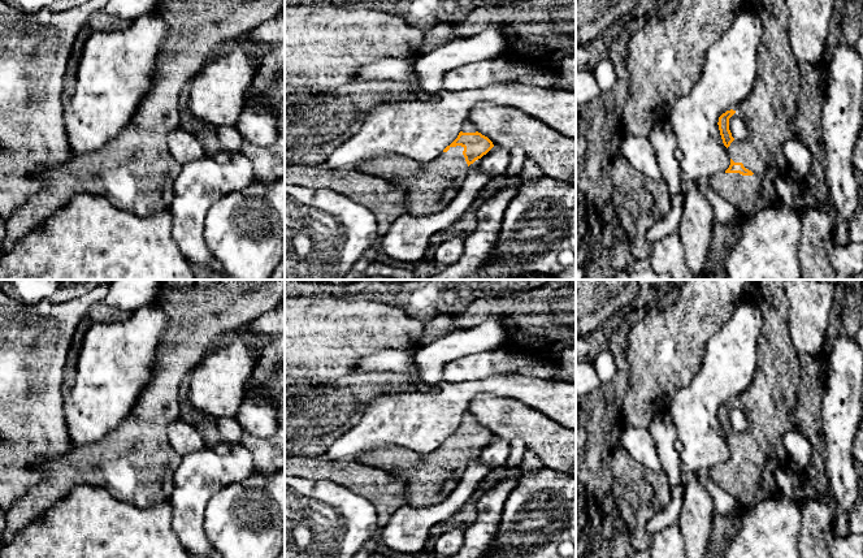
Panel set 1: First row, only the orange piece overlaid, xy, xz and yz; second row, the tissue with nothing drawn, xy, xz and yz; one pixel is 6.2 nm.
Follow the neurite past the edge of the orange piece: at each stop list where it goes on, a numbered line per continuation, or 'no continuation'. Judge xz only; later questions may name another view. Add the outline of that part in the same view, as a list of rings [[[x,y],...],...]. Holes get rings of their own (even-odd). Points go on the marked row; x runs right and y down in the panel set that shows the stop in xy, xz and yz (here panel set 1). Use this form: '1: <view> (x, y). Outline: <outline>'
1: xz (429, 186). Outline: [[[461,146],[450,147],[426,163],[387,153],[355,168],[402,187],[411,216],[430,216],[447,207],[465,179],[472,164],[467,164],[463,151]]]

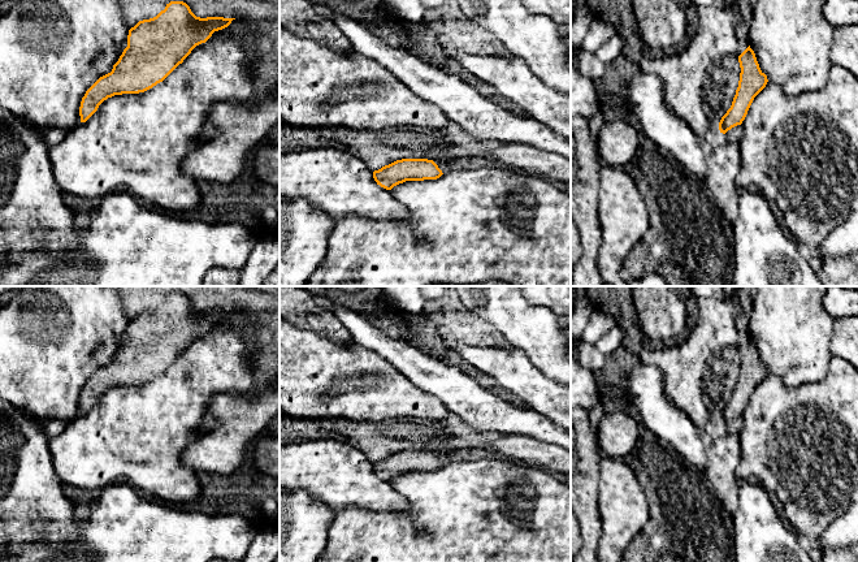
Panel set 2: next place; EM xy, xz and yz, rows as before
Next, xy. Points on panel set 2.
no continuation

